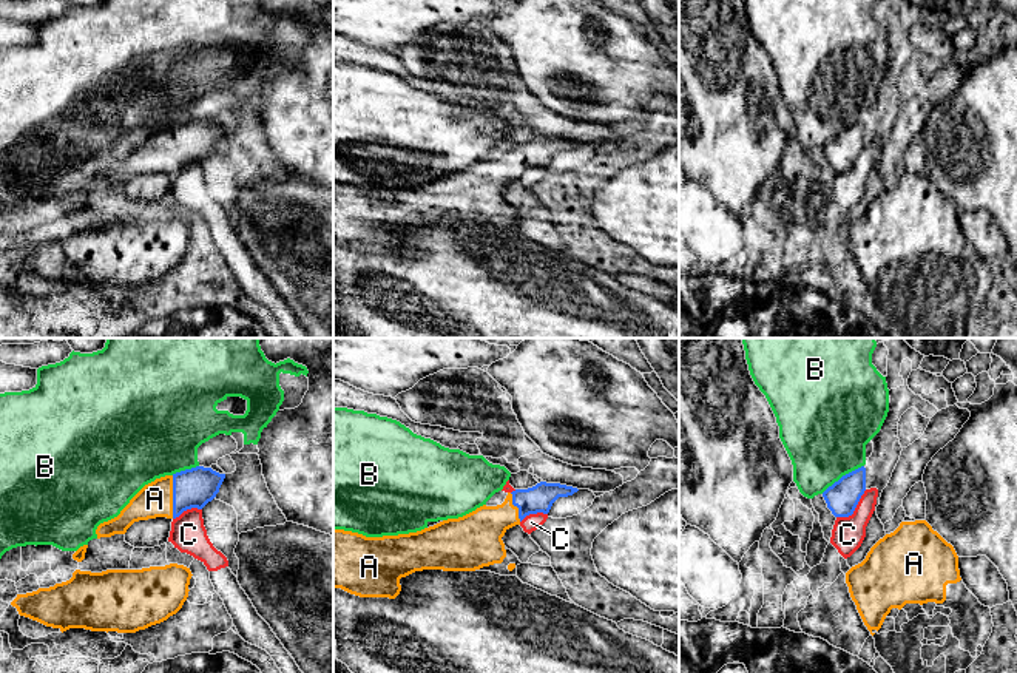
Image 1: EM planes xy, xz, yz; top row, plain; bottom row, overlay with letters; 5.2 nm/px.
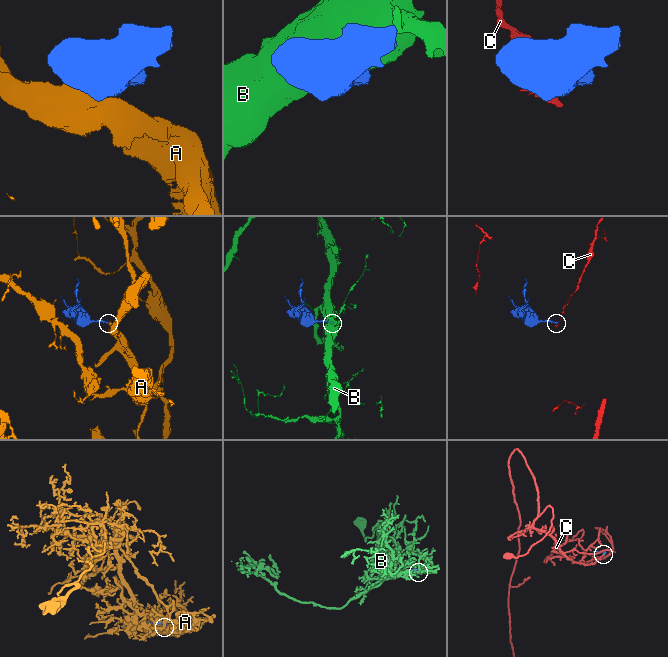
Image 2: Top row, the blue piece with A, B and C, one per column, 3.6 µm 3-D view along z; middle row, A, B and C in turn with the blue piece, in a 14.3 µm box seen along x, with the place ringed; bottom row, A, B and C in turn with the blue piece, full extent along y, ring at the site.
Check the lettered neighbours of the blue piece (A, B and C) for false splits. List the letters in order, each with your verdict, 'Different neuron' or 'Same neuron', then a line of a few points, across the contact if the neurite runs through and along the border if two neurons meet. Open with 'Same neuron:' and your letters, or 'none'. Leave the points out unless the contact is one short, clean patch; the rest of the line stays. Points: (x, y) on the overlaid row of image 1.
Same neuron: A
A: Same neuron. Line: xy (192, 488), (179, 491), (173, 497), (155, 499)
B: Different neuron
C: Different neuron. Line: yz (866, 490), (851, 514), (837, 517)

